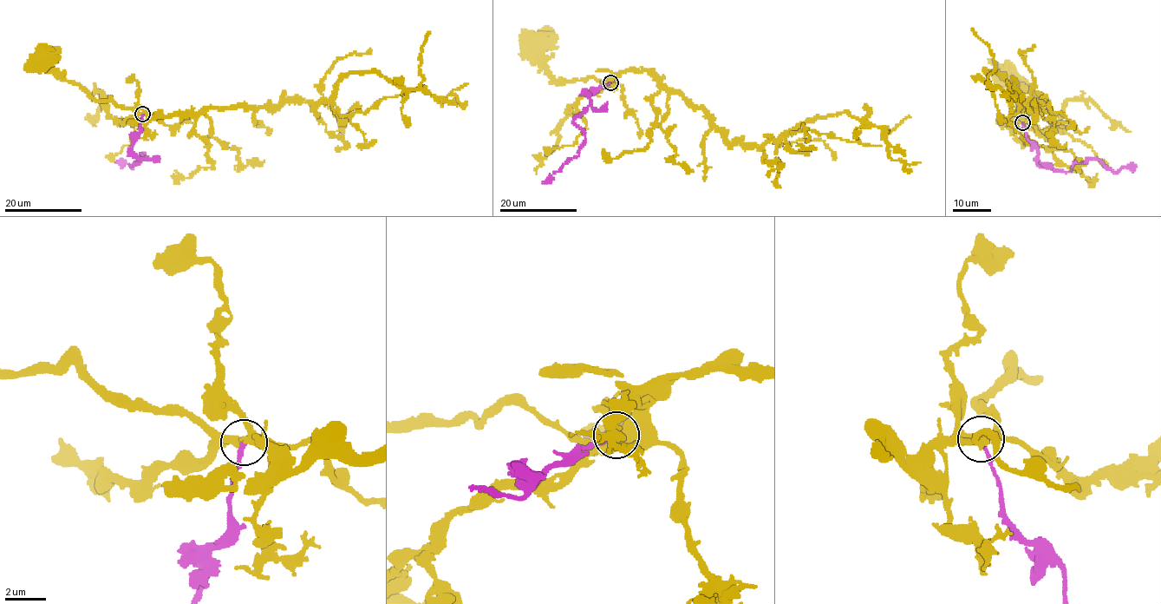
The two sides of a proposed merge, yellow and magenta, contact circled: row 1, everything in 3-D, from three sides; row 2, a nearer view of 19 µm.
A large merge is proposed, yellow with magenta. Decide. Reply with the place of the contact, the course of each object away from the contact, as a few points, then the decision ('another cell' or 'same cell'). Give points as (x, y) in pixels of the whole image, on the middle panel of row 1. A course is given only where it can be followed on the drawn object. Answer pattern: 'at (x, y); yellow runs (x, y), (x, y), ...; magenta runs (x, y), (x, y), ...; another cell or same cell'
at (610, 82); yellow runs (610, 82), (603, 84), (590, 77), (584, 81), (554, 82), (533, 42); magenta runs (610, 82), (592, 94), (585, 92), (589, 106), (573, 121), (584, 131), (584, 142), (578, 155), (543, 184); same cell

